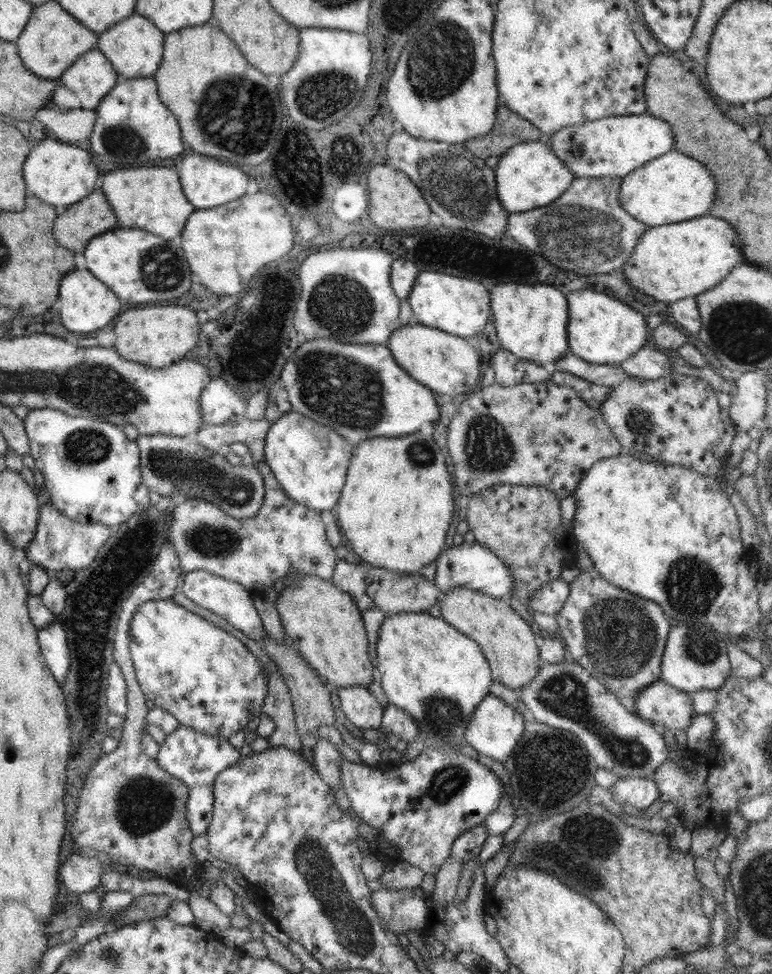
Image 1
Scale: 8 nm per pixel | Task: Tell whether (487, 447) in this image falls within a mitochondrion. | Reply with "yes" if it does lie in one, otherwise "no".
yes

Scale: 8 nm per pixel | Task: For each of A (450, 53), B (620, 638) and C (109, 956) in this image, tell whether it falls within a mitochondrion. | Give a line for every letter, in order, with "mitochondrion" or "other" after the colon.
A: mitochondrion
B: mitochondrion
C: mitochondrion

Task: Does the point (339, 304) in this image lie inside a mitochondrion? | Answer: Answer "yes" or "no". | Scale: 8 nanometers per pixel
yes

